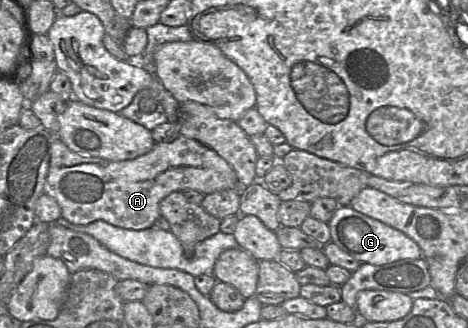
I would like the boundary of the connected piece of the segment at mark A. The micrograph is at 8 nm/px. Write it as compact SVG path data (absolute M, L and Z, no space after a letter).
M180 135L173 142L155 144L148 153L142 156L139 156L135 159L125 160L125 161L113 161L113 162L103 159L103 158L99 158L99 157L83 157L79 155L78 153L72 151L70 148L68 148L68 146L65 145L63 141L55 137L50 147L49 172L48 172L48 175L44 184L44 194L47 194L53 197L58 202L61 208L61 213L62 213L61 217L68 220L69 222L73 224L86 225L97 220L102 220L109 224L112 224L114 226L118 226L121 228L142 230L142 229L147 229L147 228L151 228L154 226L155 221L160 216L160 211L159 211L160 202L172 192L195 190L195 191L198 191L199 193L202 193L203 195L207 195L207 194L220 191L220 190L225 190L225 189L240 190L241 192L241 188L245 188L245 187L239 186L239 181L238 181L235 171L222 157L220 157L215 151L213 151L209 147L193 139L186 138L182 135Z

